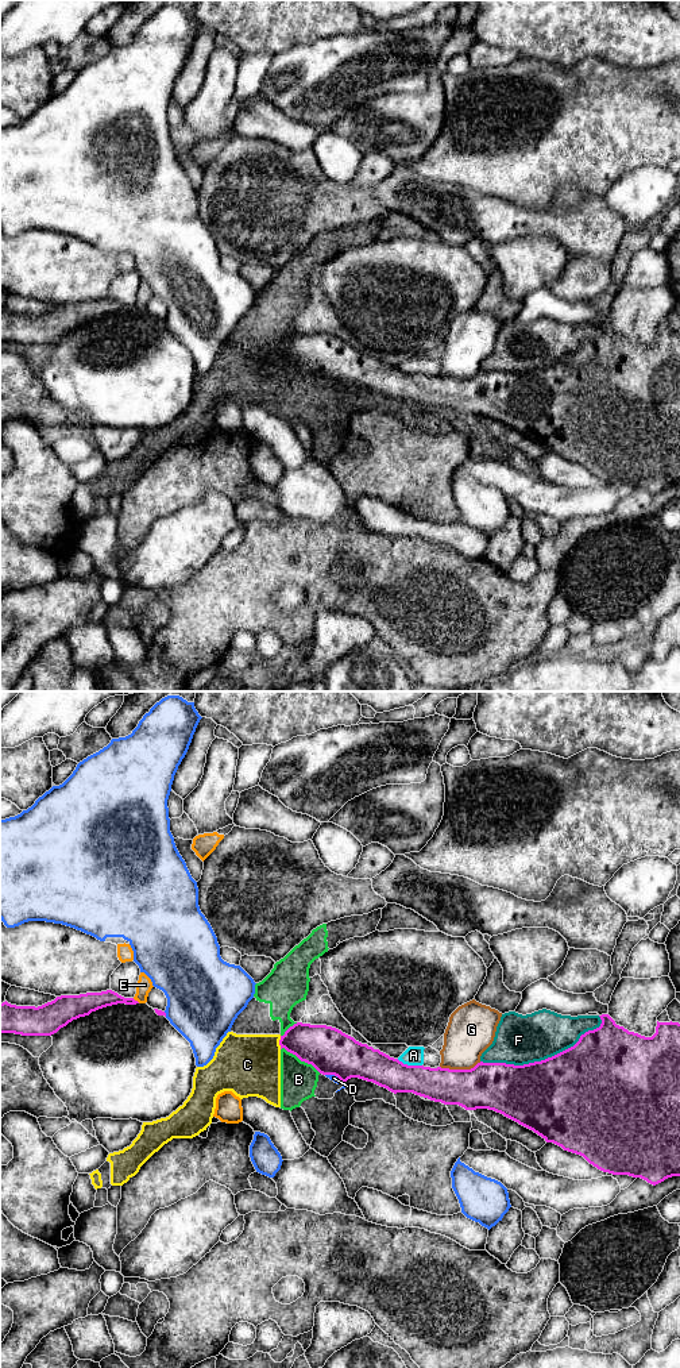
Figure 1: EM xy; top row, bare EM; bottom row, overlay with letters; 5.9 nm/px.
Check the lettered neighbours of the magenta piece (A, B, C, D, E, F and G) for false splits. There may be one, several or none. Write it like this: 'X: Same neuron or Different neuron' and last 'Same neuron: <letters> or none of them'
A: Different neuron
B: Different neuron
C: Different neuron
D: Different neuron
E: Different neuron
F: Different neuron
G: Different neuron
Same neuron: none of them

